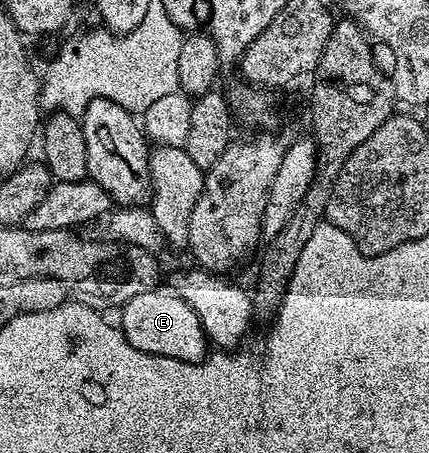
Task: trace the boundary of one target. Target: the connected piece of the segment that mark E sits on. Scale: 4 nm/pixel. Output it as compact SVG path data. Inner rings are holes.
M155 288L132 296L120 308L123 336L140 352L168 356L181 362L201 362L208 353L206 332L192 307L166 288ZM207 346L207 347L206 347Z

